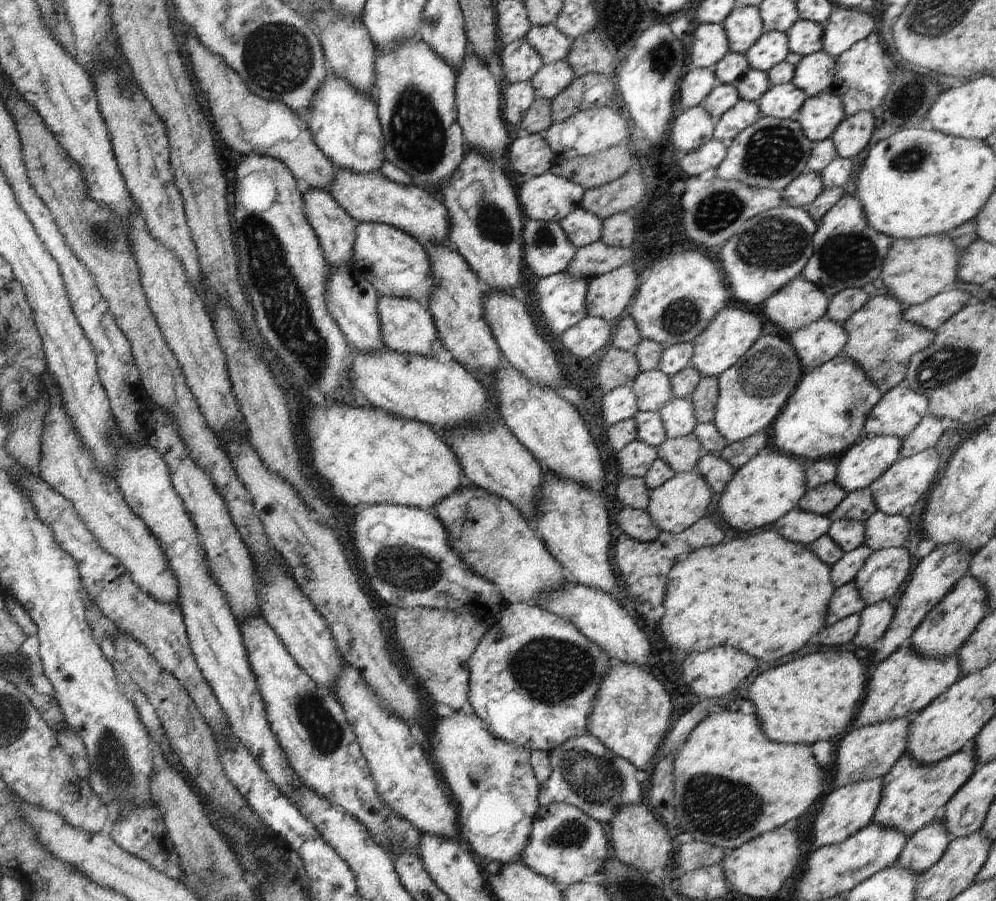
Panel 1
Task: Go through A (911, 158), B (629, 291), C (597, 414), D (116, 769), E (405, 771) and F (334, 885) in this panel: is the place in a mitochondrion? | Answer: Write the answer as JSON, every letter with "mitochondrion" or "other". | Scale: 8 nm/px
{"A":"mitochondrion","B":"other","C":"other","D":"mitochondrion","E":"other","F":"mitochondrion"}

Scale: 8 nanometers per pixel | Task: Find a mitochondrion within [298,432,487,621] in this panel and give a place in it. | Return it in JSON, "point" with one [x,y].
{"point":[402,570]}

